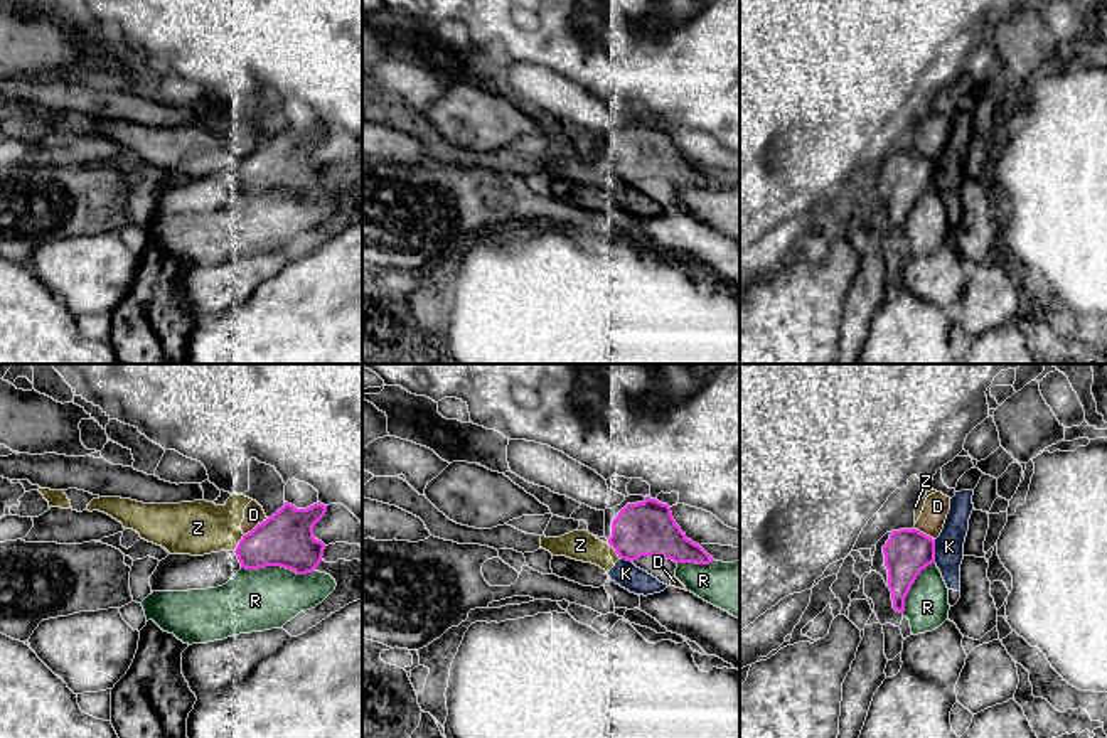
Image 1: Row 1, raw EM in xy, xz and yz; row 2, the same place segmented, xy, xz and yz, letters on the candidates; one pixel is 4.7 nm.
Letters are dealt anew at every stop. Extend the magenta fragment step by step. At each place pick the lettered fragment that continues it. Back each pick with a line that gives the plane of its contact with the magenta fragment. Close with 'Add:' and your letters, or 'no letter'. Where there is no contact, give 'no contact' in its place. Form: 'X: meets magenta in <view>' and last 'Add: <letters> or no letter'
Add: no letter

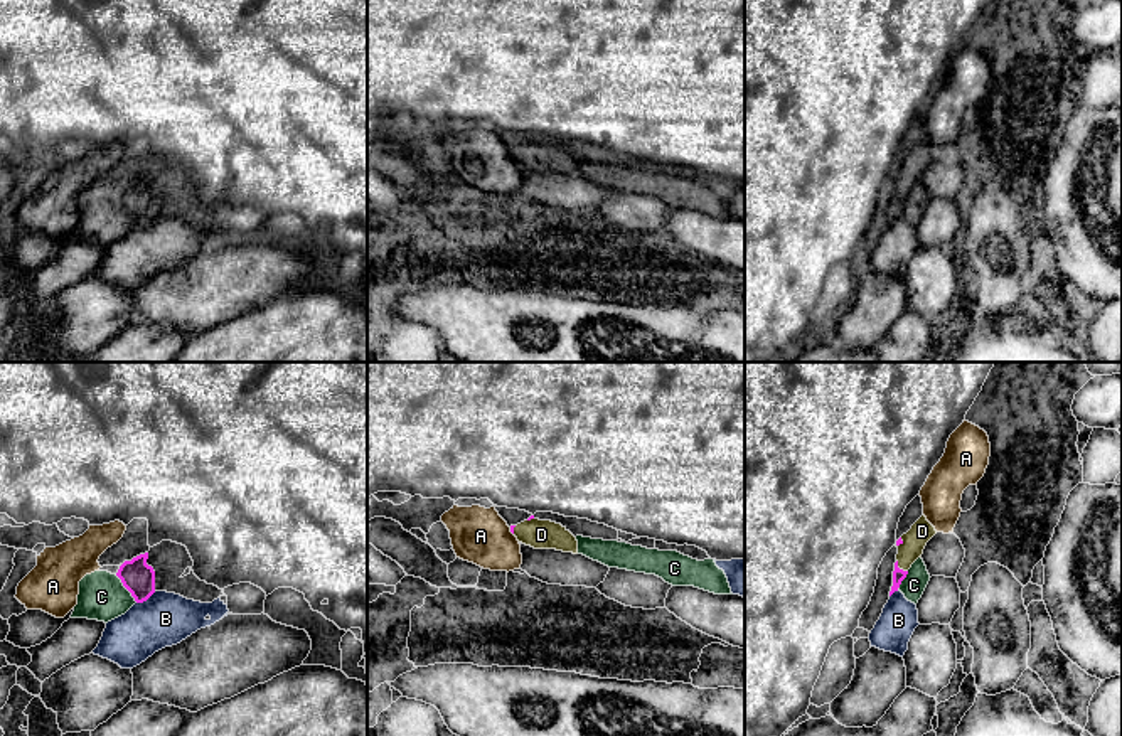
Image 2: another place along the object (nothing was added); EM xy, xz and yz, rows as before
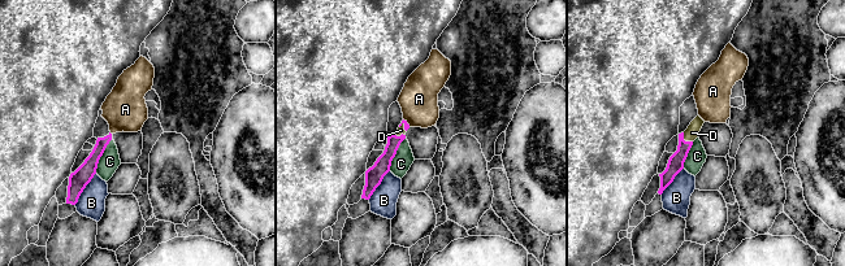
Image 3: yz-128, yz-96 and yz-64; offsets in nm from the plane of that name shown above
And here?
D: meets magenta in yz
Add: D

